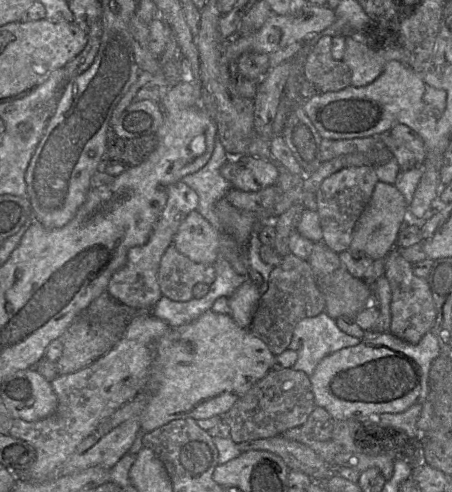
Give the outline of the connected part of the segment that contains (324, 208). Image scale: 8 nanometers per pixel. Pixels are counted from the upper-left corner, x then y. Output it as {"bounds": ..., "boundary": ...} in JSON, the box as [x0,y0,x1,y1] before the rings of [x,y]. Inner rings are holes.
{"bounds":[315,166,378,253],"boundary":[[[374,166],[343,168],[325,178],[315,192],[322,229],[321,241],[336,253],[349,249],[355,225],[367,206],[378,182]]]}

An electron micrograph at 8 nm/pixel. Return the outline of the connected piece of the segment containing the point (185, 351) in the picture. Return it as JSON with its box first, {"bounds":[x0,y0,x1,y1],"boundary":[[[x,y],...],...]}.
{"bounds":[141,310,274,432],"boundary":[[[207,310],[188,324],[171,327],[155,344],[150,383],[156,385],[156,391],[141,415],[141,430],[151,432],[173,420],[202,420],[226,413],[256,382],[273,371],[274,360],[267,344],[239,327],[230,315]]]}

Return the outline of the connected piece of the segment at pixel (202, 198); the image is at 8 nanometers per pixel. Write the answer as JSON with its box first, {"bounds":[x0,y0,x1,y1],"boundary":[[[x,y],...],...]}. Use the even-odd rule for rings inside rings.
{"bounds":[181,137,231,229],"boundary":[[[217,137],[213,153],[207,164],[196,173],[186,175],[181,179],[183,183],[193,189],[198,195],[196,211],[198,211],[216,229],[222,229],[222,226],[215,211],[215,204],[220,199],[224,198],[226,193],[231,189],[230,183],[220,173],[221,167],[229,159],[230,156],[227,154],[221,141]]]}

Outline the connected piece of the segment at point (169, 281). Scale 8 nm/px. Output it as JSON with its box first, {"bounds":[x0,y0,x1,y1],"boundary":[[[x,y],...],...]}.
{"bounds":[157,245,215,302],"boundary":[[[171,245],[164,252],[157,281],[162,296],[176,302],[186,302],[193,298],[193,288],[198,283],[211,285],[215,280],[213,265],[196,263],[179,253]]]}

